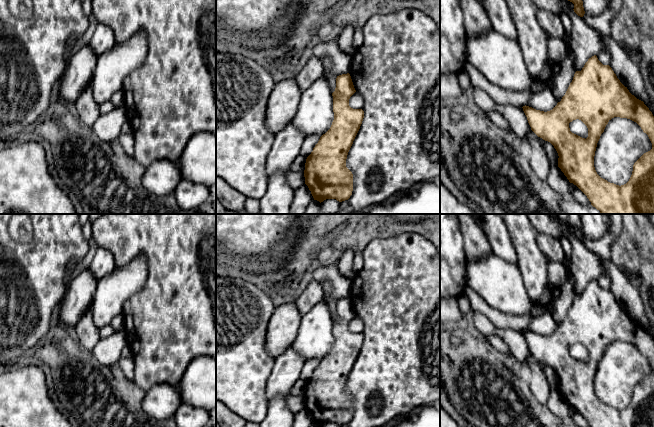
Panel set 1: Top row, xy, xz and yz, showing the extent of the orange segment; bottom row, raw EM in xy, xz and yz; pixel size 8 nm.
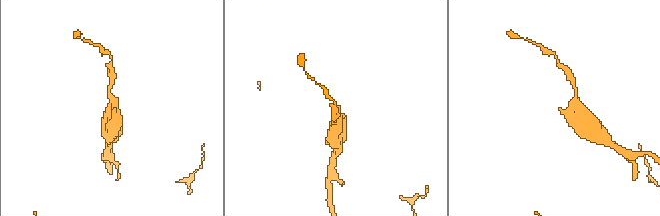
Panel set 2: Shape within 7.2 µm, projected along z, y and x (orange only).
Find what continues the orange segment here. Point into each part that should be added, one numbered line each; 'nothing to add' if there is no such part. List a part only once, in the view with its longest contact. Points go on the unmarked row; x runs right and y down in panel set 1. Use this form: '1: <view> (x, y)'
nothing to add

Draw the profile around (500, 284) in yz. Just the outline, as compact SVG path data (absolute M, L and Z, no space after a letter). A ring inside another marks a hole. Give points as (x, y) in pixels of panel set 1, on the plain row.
M494 252L479 261L467 261L465 282L494 309L518 316L532 312L534 304L529 298L519 266L501 259Z

